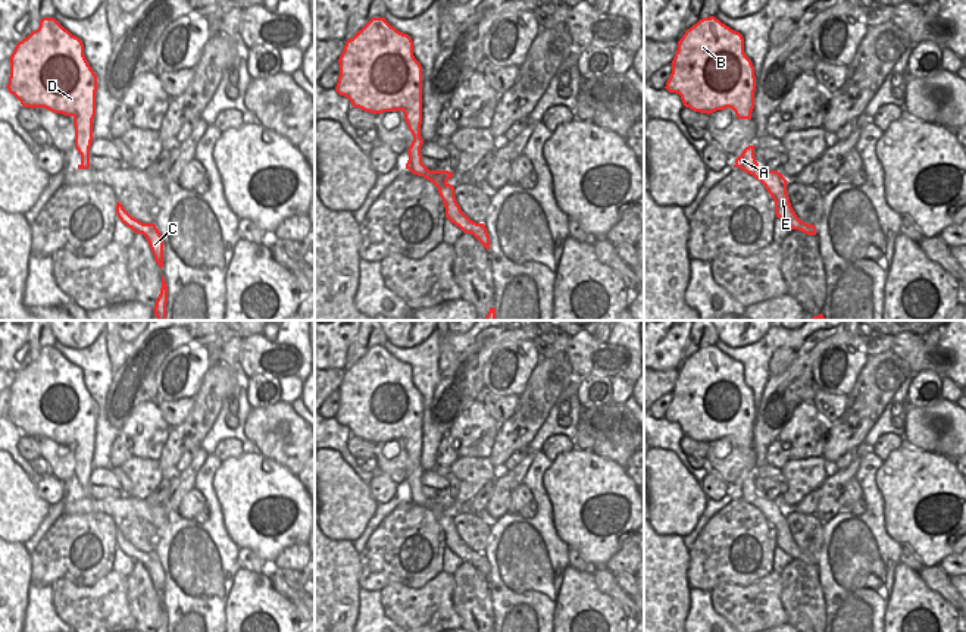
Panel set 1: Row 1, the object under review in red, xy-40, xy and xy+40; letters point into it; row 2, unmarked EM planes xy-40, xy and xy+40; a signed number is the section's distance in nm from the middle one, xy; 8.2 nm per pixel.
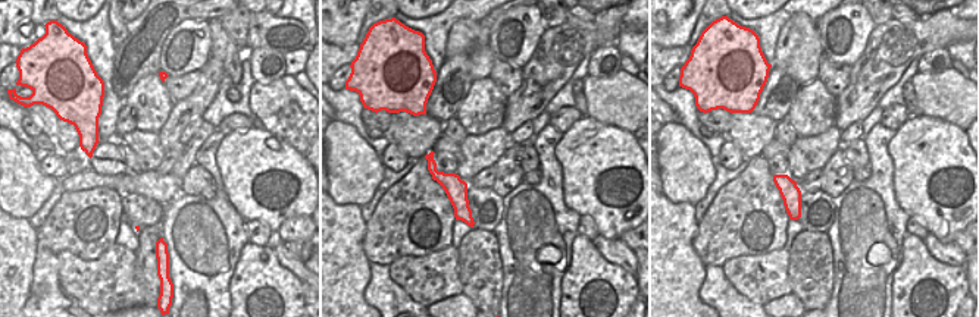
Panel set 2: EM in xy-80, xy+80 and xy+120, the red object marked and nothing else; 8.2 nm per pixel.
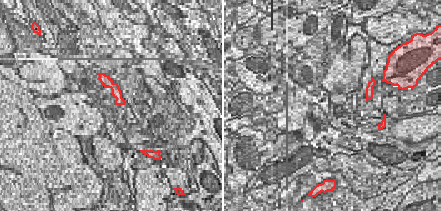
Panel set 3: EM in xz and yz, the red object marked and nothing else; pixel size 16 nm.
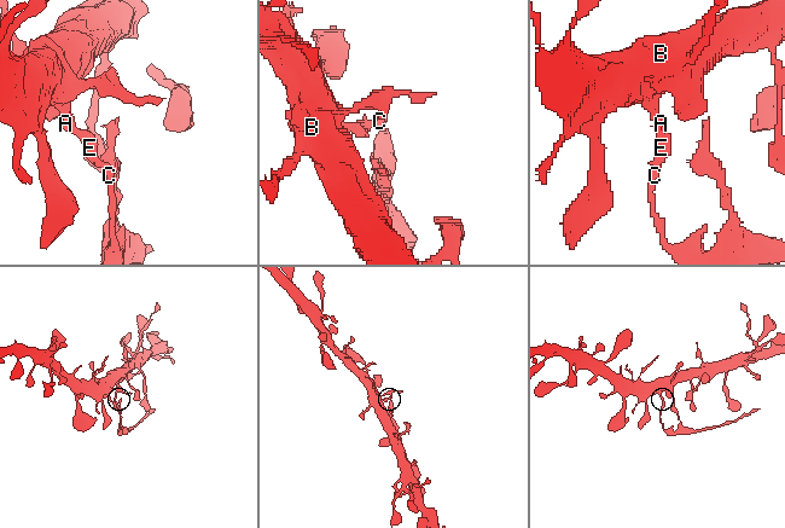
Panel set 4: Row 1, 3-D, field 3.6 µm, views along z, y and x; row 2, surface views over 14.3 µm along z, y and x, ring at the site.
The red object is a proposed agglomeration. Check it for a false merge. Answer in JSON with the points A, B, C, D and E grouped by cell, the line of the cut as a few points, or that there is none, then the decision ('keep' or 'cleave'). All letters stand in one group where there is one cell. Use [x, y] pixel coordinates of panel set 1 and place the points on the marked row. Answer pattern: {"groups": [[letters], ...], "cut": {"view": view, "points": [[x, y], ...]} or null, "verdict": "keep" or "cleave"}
{"groups": [["A", "B", "D"], ["C", "E"]], "cut": {"view": "xy+40", "points": [[760, 168], [753, 175]]}, "verdict": "cleave"}

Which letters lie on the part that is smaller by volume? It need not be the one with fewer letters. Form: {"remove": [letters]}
{"remove": ["C", "E"]}

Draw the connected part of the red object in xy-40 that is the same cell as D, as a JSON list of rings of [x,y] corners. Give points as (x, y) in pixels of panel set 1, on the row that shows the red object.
[[[43,18],[40,26],[19,41],[10,56],[7,90],[24,107],[44,107],[74,118],[75,148],[81,154],[78,169],[90,168],[93,119],[96,116],[97,75],[84,56],[82,41],[65,29],[54,18]]]

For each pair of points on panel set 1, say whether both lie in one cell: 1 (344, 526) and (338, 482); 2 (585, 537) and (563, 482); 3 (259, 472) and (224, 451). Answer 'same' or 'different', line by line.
1: same
2: same
3: different

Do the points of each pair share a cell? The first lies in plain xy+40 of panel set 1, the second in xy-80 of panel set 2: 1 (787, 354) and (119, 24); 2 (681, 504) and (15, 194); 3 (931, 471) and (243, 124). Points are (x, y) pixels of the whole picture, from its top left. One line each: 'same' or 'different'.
1: same
2: same
3: different

